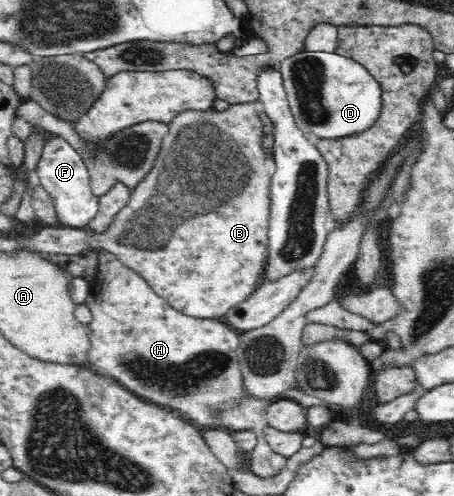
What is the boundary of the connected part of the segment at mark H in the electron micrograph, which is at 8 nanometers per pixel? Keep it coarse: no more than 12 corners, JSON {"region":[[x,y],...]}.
{"region":[[111,253],[85,303],[87,360],[201,429],[253,431],[241,331],[175,310]]}

